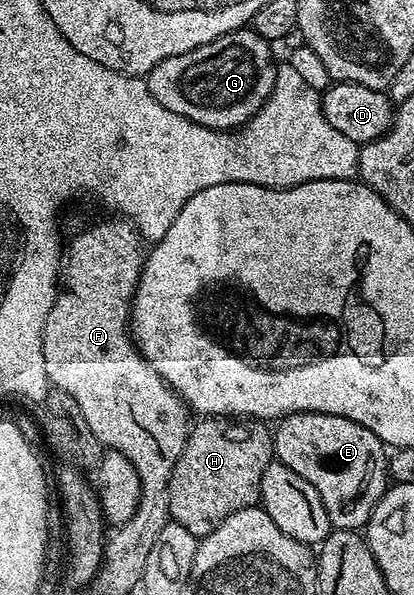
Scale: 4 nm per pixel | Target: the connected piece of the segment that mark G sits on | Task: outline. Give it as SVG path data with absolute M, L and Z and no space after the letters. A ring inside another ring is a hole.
M252 27L238 28L195 50L187 50L187 54L163 58L163 62L149 71L147 83L160 104L183 118L191 118L191 122L222 130L244 128L275 86L278 65L273 64L273 52L269 48L272 48L270 41L264 40Z

